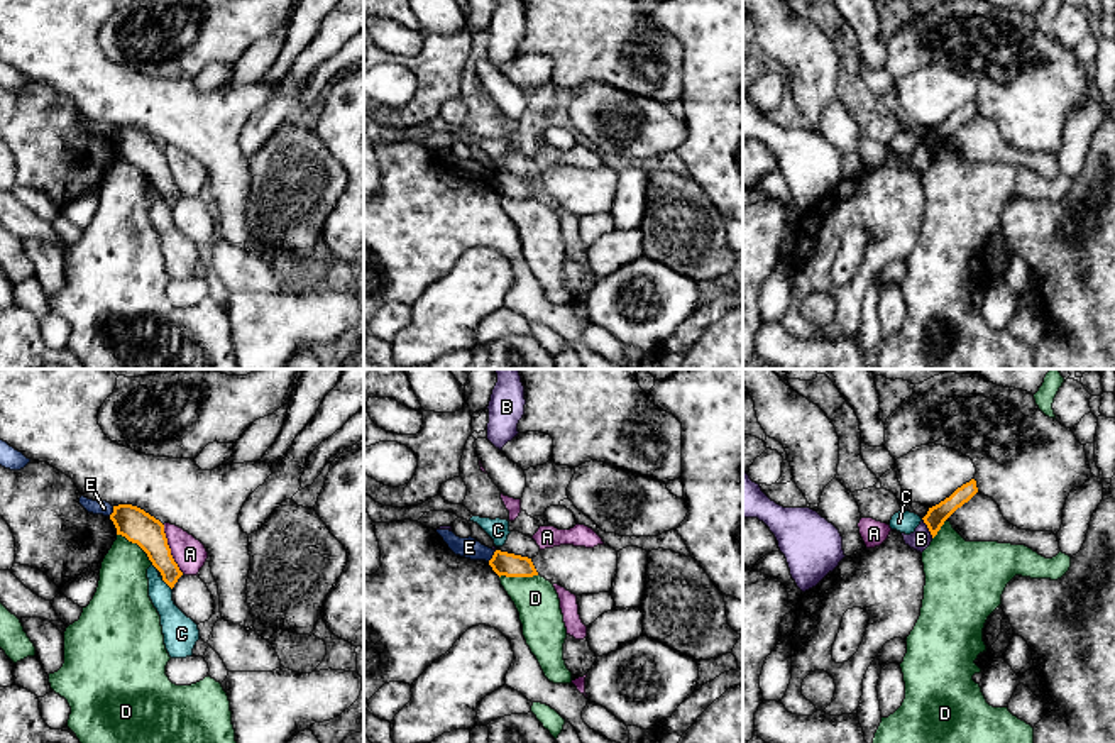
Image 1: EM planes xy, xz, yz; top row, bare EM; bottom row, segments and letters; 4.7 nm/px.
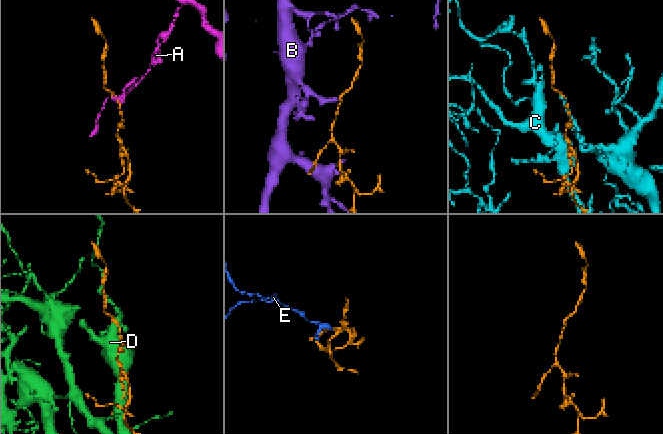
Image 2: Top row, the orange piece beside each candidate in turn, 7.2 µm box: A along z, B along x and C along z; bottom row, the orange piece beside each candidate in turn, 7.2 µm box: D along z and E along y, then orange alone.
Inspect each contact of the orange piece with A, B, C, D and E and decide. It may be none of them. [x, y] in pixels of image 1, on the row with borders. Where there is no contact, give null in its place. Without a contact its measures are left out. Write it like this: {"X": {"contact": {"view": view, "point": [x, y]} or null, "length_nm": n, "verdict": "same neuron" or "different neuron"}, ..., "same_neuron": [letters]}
{"A": {"contact": {"view": "xy", "point": [170, 549]}, "length_nm": 260, "verdict": "different neuron"}, "B": {"contact": {"view": "yz", "point": [928, 527]}, "length_nm": 110, "verdict": "different neuron"}, "C": {"contact": {"view": "xy", "point": [166, 583]}, "length_nm": 80, "verdict": "different neuron"}, "D": {"contact": {"view": "xy", "point": [137, 544]}, "length_nm": 220, "verdict": "different neuron"}, "E": {"contact": {"view": "xz", "point": [493, 555]}, "length_nm": 70, "verdict": "different neuron"}, "same_neuron": []}

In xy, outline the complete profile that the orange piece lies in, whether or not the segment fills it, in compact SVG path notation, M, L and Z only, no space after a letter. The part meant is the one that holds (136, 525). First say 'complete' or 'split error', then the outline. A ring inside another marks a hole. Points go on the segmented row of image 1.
complete; M132 504L113 506L110 520L117 528L117 535L137 543L147 553L152 565L161 572L162 581L173 589L183 572L171 555L164 525Z

